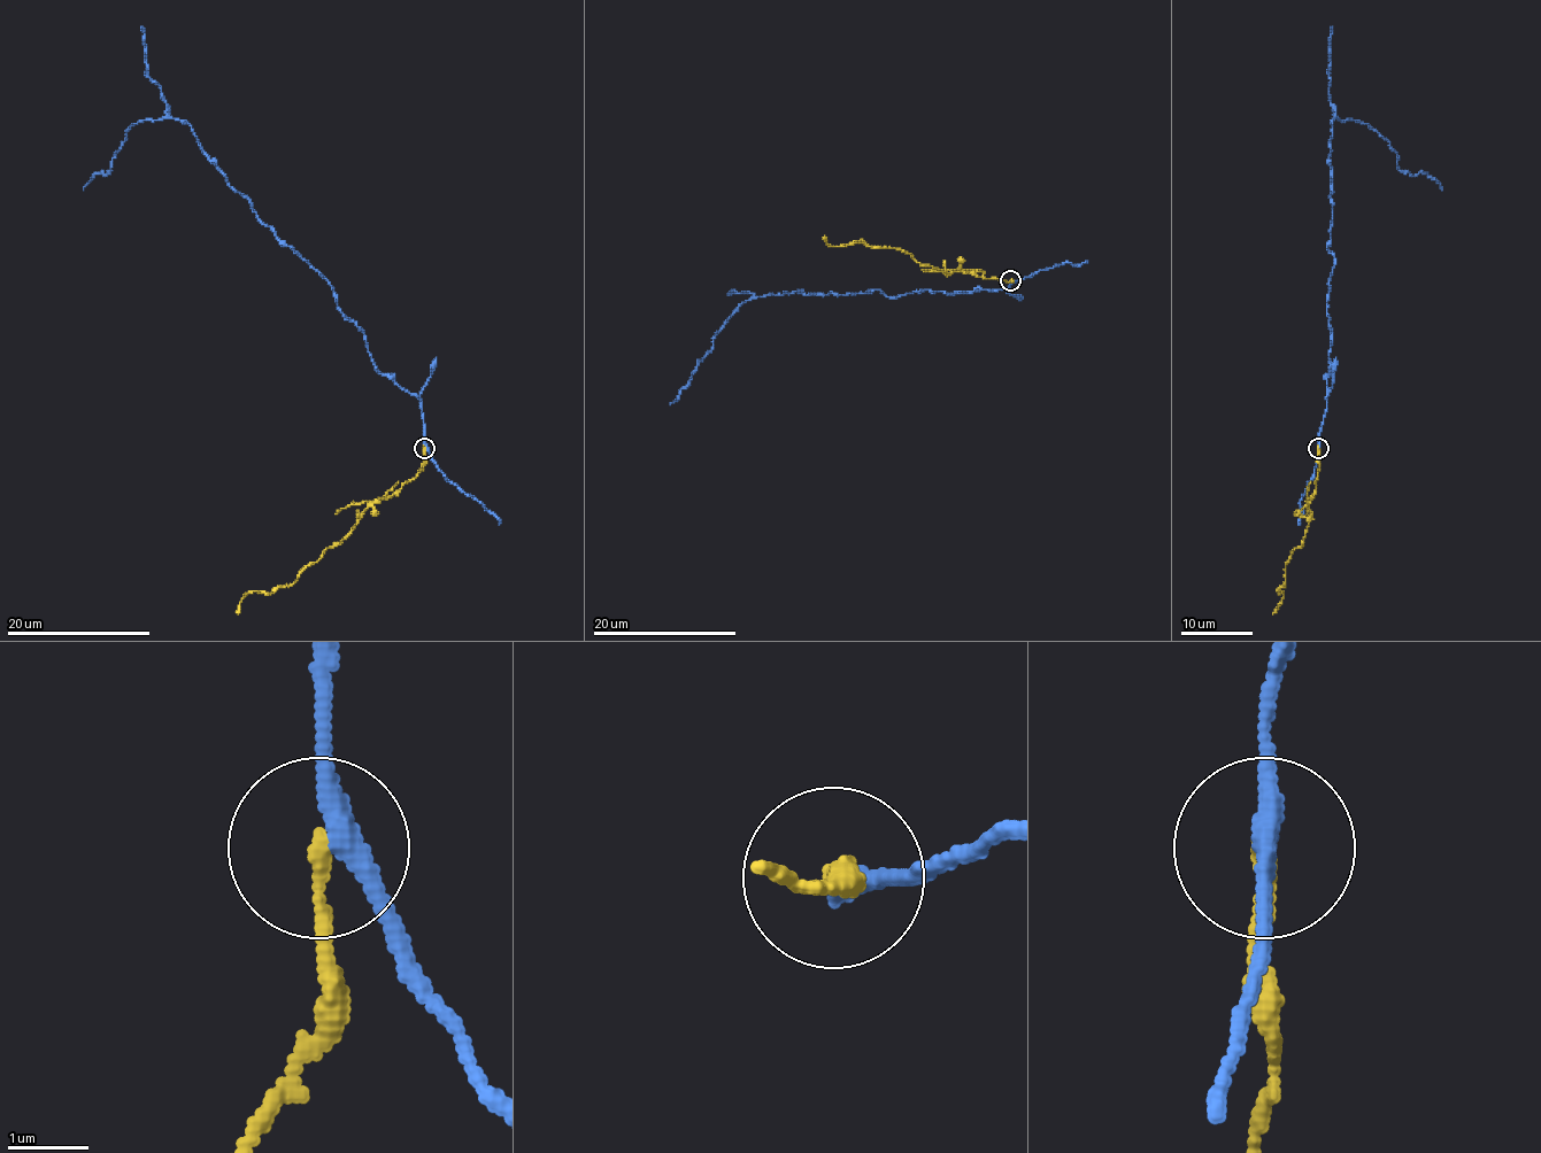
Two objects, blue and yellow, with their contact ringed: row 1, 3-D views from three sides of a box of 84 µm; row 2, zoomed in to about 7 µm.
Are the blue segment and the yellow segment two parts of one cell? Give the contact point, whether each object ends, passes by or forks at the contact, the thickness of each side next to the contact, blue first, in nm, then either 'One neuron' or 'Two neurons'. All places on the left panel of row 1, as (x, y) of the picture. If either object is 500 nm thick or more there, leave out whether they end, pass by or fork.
Place: (424, 448). At the ring blue passes by. At the ring yellow ends. Thickness 260 nm (blue) against 200 nm. Two neurons

